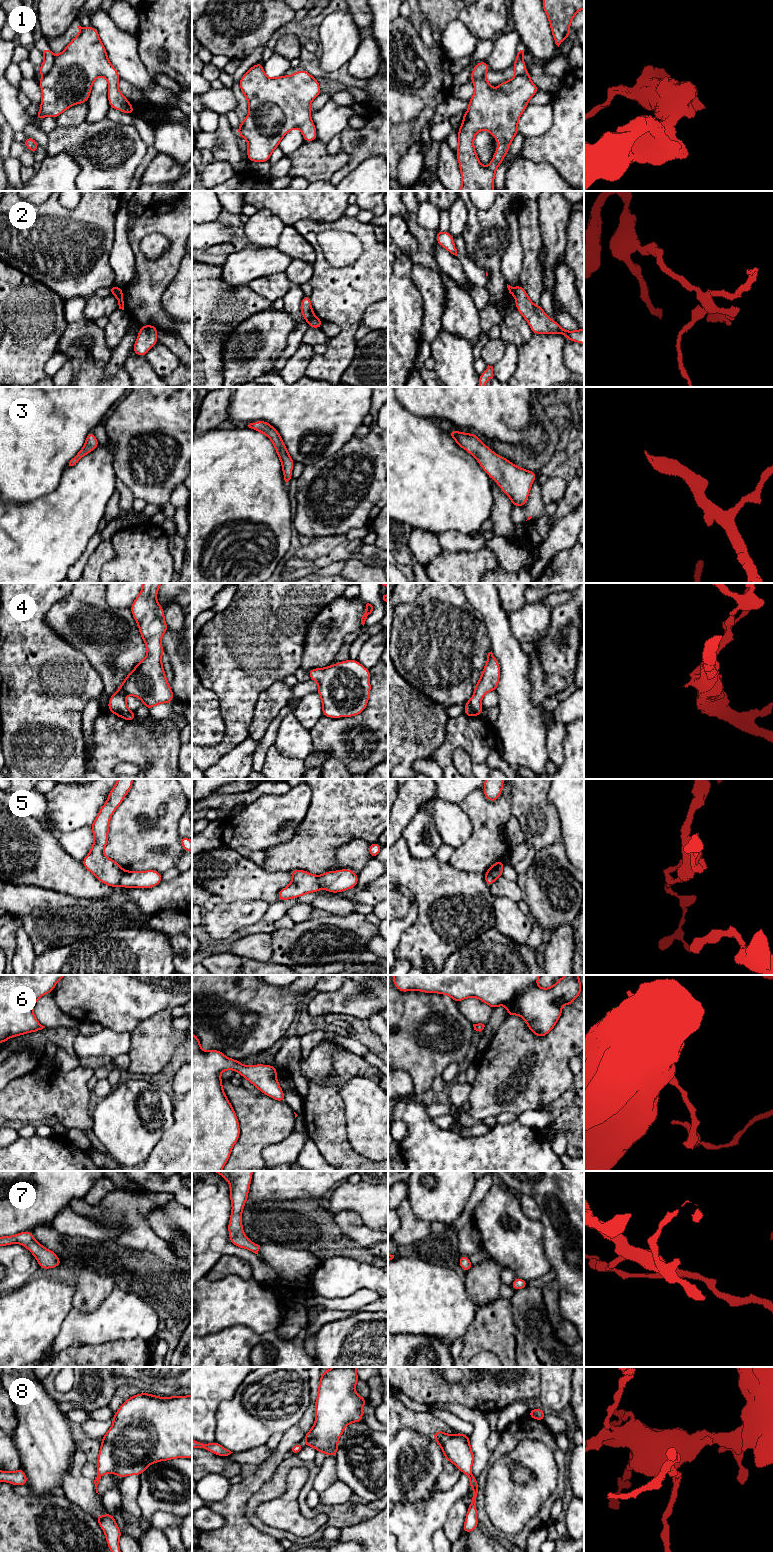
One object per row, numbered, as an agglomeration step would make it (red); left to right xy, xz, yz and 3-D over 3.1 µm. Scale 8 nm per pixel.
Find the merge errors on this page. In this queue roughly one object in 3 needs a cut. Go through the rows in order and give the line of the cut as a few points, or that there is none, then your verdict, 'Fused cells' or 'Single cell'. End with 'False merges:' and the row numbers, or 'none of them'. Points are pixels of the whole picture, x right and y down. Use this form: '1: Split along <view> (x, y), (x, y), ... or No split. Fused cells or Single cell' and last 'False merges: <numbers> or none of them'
1: Split along xy (55, 57), (52, 67), (43, 75). Fused cells
2: Split along xz (314, 316), (307, 321). Fused cells
3: No split. Single cell
4: No split. Single cell
5: Split along xy (125, 871), (119, 884). Fused cells
6: No split. Single cell
7: No split. Single cell
8: No split. Single cell
False merges: 1, 2, 5

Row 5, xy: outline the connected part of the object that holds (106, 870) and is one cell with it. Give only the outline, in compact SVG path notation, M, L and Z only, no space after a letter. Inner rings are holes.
M118 779L115 783L105 804L90 826L94 835L94 843L89 854L81 861L83 866L100 882L110 887L120 885L125 870L113 859L104 855L104 849L108 843L109 823L112 814L122 803L132 785L133 779Z

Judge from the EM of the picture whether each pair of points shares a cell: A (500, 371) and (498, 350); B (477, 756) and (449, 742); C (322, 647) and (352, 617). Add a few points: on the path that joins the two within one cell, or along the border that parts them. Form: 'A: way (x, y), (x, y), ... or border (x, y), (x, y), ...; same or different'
A: border (505, 344), (504, 355), (493, 366); different
B: way (471, 749), (464, 742), (456, 742); same
C: way (329, 640), (345, 624); same

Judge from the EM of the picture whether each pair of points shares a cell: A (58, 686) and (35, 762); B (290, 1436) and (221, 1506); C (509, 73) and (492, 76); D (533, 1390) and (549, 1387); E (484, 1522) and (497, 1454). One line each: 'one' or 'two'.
A: one
B: one
C: one
D: two
E: one

